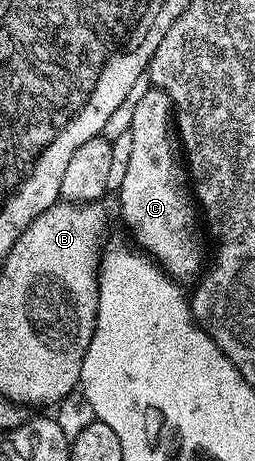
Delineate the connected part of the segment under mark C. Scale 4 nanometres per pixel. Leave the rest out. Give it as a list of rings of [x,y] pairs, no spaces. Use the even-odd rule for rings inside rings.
[[[149,88],[149,91],[138,100],[137,103],[134,101],[133,115],[129,118],[129,126],[127,126],[127,133],[131,136],[131,160],[127,160],[127,173],[123,175],[123,184],[119,191],[119,197],[121,197],[121,218],[125,221],[125,226],[129,231],[127,231],[128,237],[132,239],[134,243],[144,253],[148,254],[150,258],[153,259],[157,265],[164,268],[177,282],[182,284],[196,283],[198,281],[199,275],[203,270],[203,262],[201,266],[201,246],[197,243],[197,222],[199,226],[199,210],[195,205],[194,195],[191,193],[191,182],[187,177],[186,167],[183,165],[183,147],[178,139],[177,131],[175,129],[175,111],[173,109],[173,102],[169,97],[167,97],[161,90],[156,88]]]

